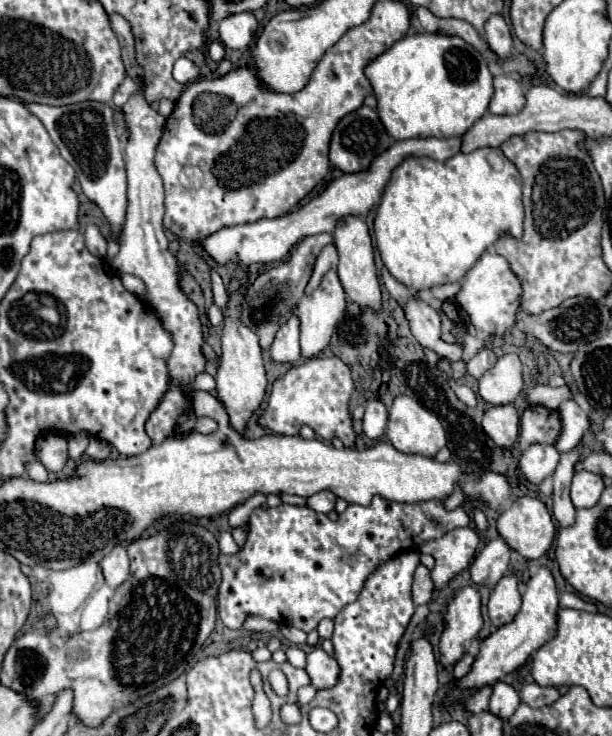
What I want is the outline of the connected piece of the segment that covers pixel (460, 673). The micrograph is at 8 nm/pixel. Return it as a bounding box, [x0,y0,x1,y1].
[454,655,474,679]

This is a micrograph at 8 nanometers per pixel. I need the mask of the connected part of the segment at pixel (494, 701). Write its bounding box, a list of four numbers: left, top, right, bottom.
[490,683,520,719]

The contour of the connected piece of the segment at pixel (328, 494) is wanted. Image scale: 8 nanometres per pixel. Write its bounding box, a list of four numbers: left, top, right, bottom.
[308,491,336,513]

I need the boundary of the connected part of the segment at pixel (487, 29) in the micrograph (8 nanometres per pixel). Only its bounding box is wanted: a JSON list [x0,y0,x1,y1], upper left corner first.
[484,15,512,57]

